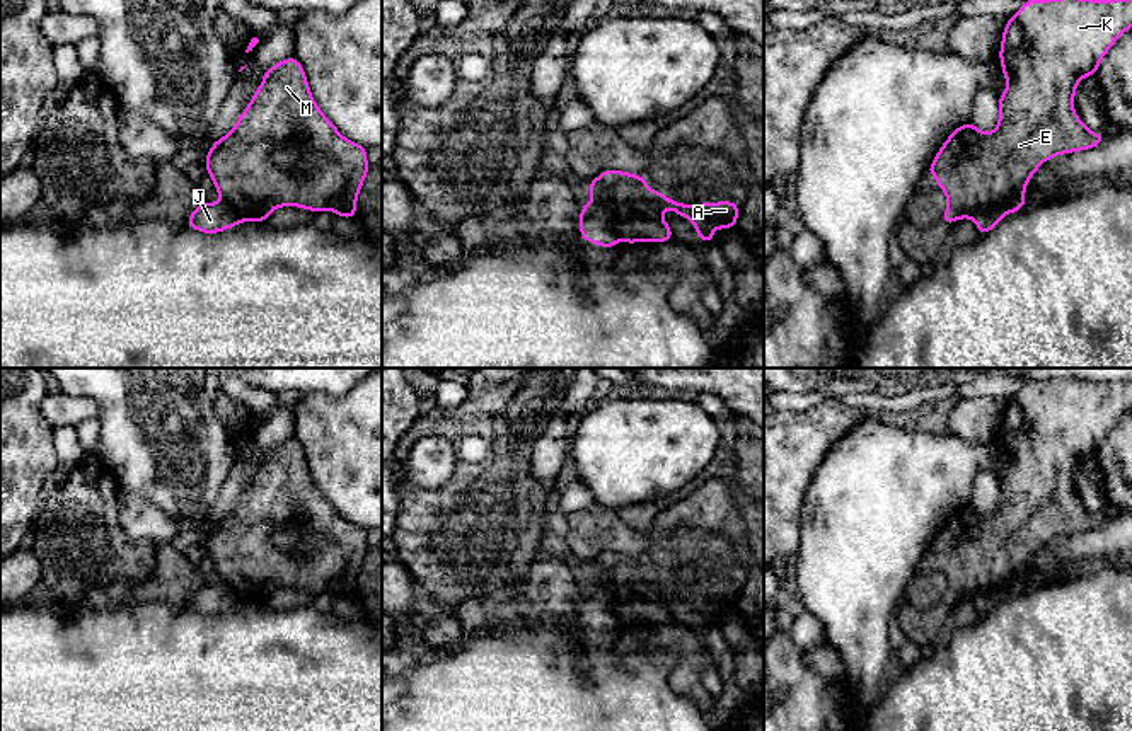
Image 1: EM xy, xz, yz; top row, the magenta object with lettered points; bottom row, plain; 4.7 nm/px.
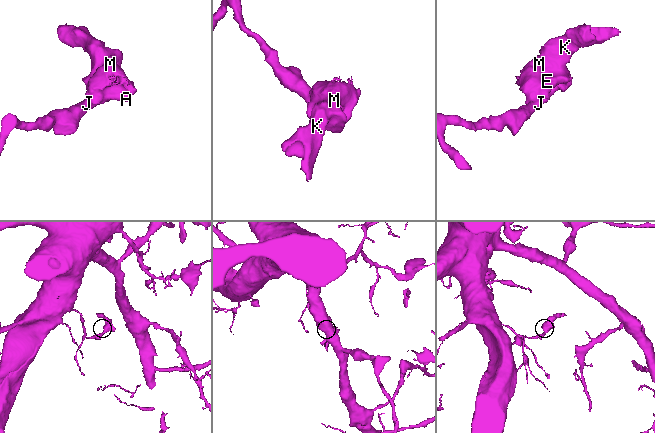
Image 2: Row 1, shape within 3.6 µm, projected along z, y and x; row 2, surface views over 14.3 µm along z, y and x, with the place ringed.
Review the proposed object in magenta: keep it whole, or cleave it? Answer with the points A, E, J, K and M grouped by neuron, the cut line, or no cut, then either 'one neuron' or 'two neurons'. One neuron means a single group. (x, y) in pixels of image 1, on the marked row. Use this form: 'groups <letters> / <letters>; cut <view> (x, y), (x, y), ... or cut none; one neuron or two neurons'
groups A E K M / J; cut yz (1023, 193), (1003, 207), (989, 207), (972, 217); two neurons

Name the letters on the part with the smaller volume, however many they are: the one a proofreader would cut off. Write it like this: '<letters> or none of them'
A, E, K, M

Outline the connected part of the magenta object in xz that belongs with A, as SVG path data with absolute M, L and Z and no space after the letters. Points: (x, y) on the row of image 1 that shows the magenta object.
M607 169L588 182L593 198L604 201L614 216L612 227L617 240L668 242L673 240L670 225L661 218L663 210L690 220L702 242L714 242L714 228L736 227L738 204L733 201L684 204L651 191L646 177L624 170Z

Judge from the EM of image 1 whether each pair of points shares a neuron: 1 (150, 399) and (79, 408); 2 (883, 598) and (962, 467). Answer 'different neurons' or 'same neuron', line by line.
1: different neurons
2: same neuron

